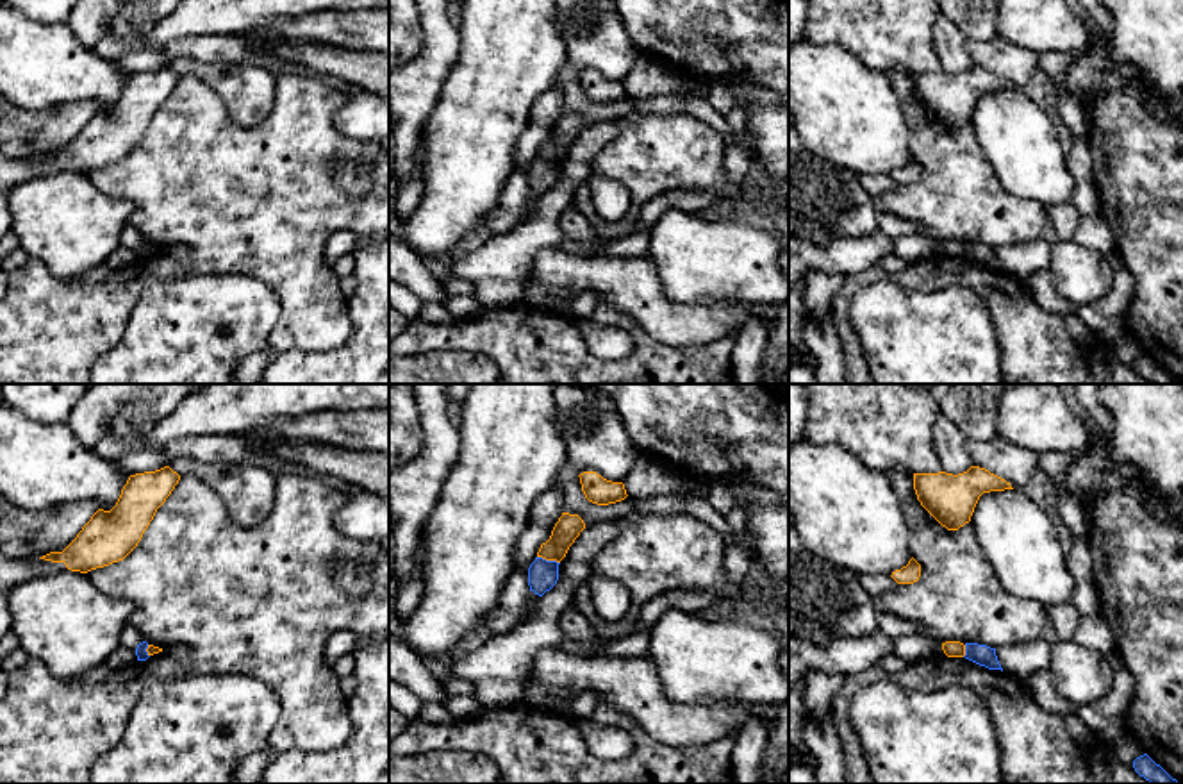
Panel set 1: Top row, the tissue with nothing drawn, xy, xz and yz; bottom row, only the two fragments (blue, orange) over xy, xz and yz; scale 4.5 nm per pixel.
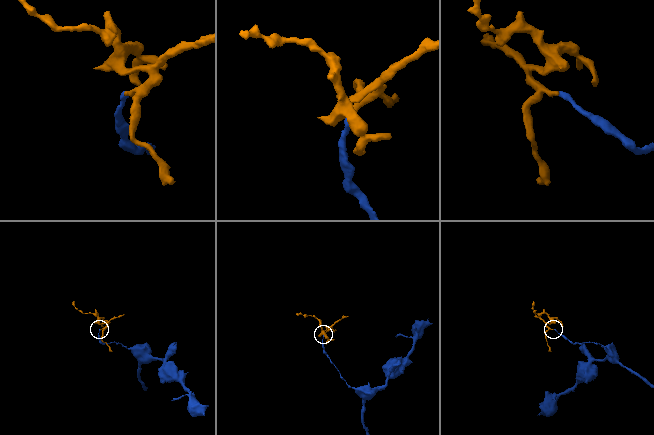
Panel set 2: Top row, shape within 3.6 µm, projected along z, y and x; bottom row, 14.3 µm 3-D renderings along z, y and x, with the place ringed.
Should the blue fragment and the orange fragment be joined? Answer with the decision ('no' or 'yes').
no

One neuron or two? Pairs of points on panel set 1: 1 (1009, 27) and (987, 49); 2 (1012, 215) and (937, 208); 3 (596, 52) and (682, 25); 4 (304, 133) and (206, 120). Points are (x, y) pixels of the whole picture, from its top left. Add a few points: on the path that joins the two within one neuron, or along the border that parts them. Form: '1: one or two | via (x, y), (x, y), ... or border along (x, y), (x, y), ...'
1: two | border along (998, 34), (1037, 56)
2: one | via (994, 206), (955, 206)
3: two | border along (621, 18), (623, 29), (639, 52)
4: one | via (279, 138), (229, 138)

